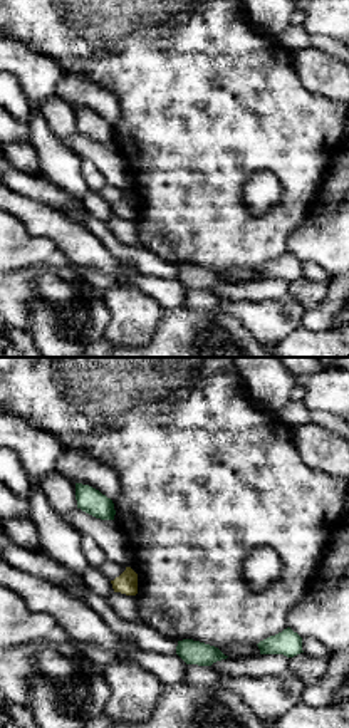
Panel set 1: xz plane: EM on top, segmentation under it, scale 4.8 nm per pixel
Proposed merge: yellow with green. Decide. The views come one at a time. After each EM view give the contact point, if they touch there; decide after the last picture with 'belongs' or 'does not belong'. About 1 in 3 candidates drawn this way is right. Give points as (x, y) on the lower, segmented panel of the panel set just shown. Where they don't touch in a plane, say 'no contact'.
no contact

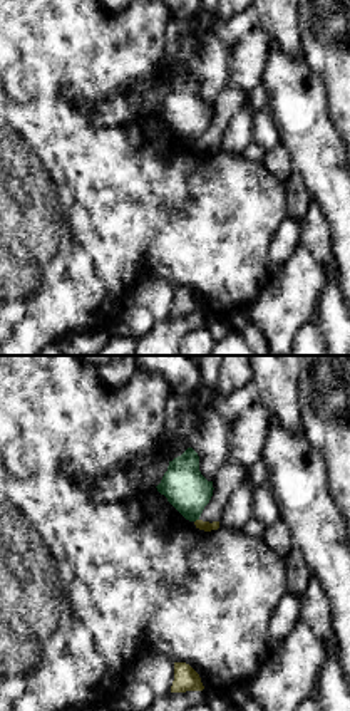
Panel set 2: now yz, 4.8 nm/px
meets yellow at (196, 520)

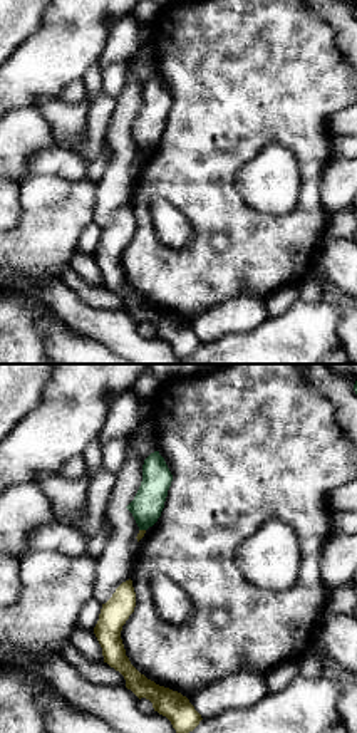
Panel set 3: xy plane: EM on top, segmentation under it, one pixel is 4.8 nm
meets yellow at (143, 530)

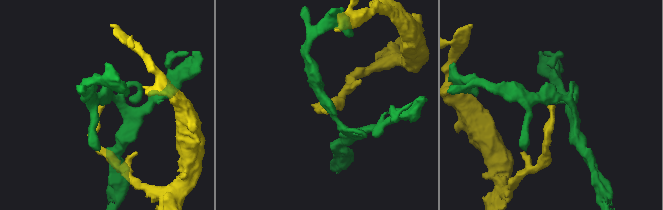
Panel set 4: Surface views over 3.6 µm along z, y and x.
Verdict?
does not belong

